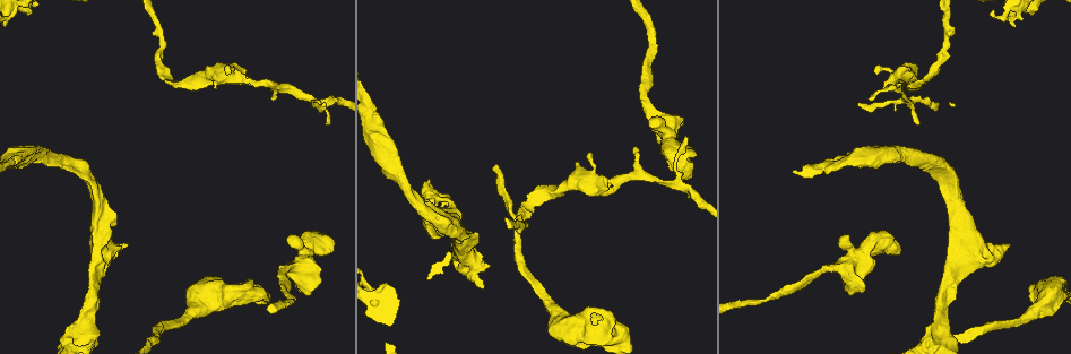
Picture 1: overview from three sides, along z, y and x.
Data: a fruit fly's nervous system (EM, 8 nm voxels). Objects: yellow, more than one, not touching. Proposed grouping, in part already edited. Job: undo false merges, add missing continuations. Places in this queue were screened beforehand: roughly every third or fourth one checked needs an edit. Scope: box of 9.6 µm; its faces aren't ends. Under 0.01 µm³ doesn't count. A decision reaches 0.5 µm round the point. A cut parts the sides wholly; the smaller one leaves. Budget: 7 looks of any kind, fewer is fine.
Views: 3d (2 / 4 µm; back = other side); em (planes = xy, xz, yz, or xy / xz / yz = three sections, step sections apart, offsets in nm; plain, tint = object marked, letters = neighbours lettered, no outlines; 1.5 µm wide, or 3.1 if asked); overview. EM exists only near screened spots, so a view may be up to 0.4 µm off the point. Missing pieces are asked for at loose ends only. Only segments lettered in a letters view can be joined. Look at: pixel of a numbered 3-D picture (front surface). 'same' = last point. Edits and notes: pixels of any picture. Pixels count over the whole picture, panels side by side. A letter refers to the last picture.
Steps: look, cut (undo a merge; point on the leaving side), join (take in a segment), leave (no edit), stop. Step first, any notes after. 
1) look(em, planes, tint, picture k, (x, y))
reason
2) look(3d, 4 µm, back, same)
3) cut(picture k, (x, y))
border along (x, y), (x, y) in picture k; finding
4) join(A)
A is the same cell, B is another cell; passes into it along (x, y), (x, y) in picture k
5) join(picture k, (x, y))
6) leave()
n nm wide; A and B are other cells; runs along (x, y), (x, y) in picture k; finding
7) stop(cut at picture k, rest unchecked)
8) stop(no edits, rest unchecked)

look(3d, 2 µm, picture 1, (694, 154))

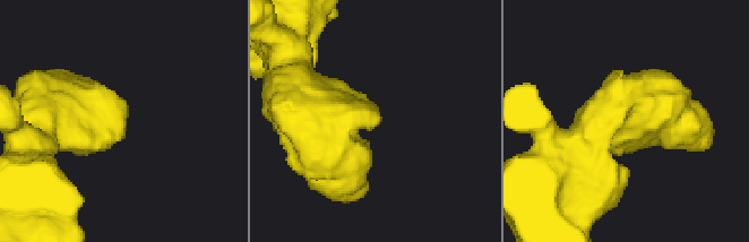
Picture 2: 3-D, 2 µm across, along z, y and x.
look(em, xy, step 8, letters, picture 2, (123, 104))

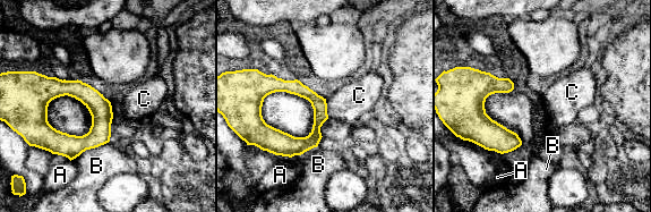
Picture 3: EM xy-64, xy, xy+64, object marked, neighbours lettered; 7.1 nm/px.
look(em, planes, letters, same)
cut it another way

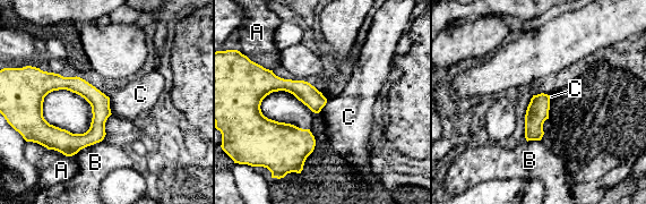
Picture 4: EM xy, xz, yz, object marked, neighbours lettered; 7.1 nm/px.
leave()
A, B and C are other cells; none of them fits

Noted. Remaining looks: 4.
look(em, yz, step 8, tint, picture 1, (128, 245))
branch stops here

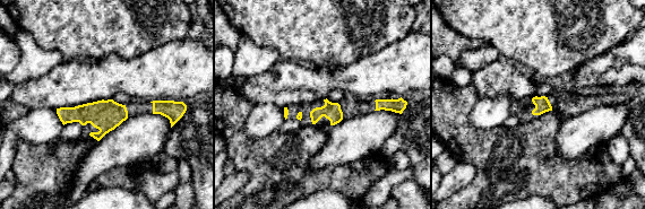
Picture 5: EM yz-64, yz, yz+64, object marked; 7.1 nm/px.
look(em, planes, letters, same)

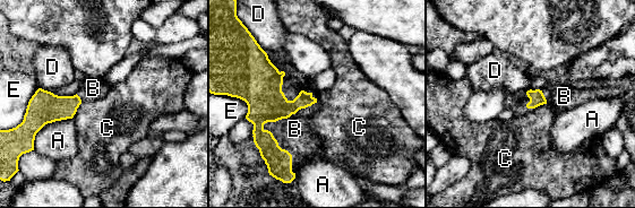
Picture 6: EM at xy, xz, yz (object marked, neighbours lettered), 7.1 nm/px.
join(B)
B touches over 360 nm; B is the same cell, A, C, D and E are other cells; it goes on there

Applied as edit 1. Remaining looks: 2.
stop(join at picture 6, rest unchecked)

